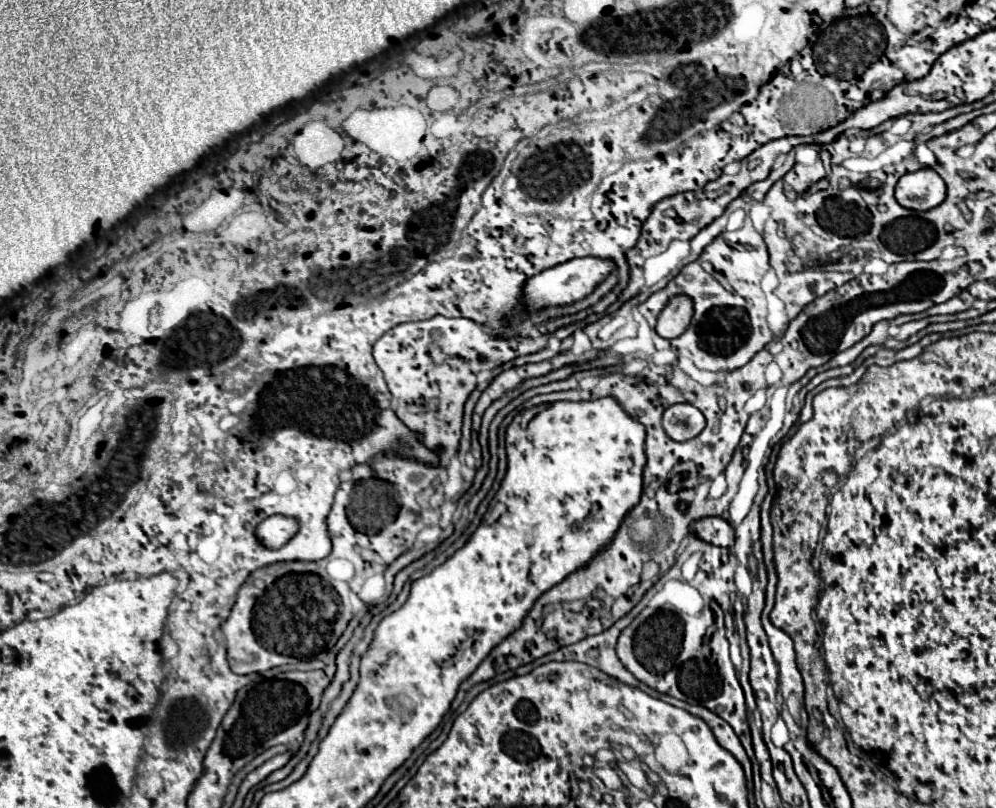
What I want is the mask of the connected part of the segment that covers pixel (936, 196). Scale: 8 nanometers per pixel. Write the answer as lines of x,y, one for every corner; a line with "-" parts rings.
919,169
899,179
895,199
911,211
929,211
945,201
945,183
933,169

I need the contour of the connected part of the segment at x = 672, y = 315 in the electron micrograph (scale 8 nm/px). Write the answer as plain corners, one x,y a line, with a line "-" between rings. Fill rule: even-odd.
673,297
659,313
655,331
663,339
675,339
683,335
685,329
689,327
691,315
693,315
693,303
689,301
689,297

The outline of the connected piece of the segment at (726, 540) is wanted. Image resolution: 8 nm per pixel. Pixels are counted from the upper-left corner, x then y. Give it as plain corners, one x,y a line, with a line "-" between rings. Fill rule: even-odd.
707,517
695,523
695,533
703,541
719,547
731,547
733,545
733,527
719,519
719,517

